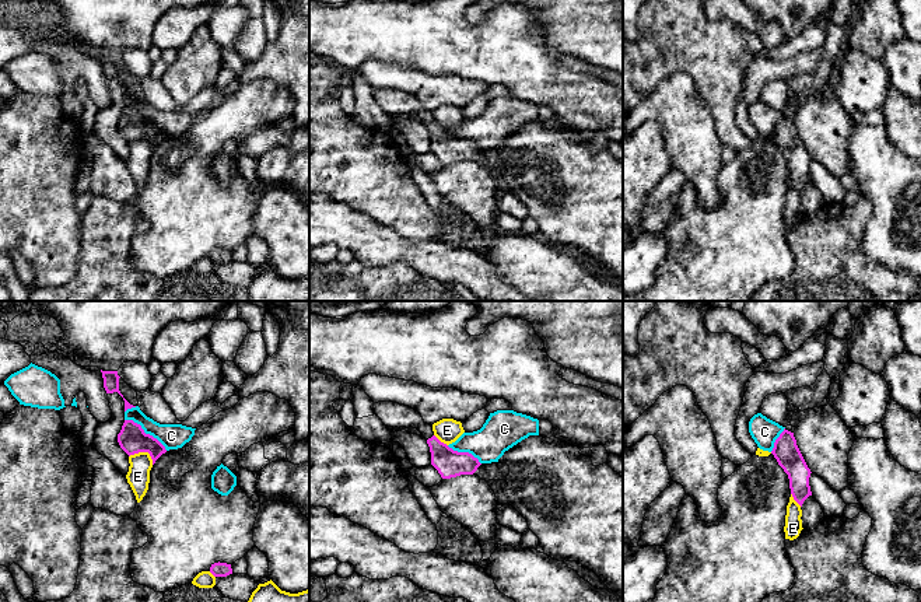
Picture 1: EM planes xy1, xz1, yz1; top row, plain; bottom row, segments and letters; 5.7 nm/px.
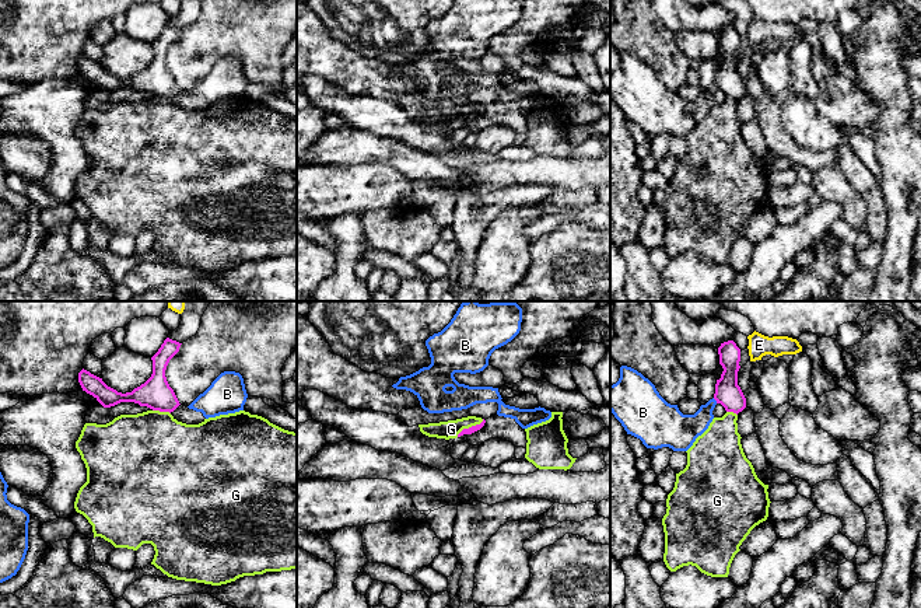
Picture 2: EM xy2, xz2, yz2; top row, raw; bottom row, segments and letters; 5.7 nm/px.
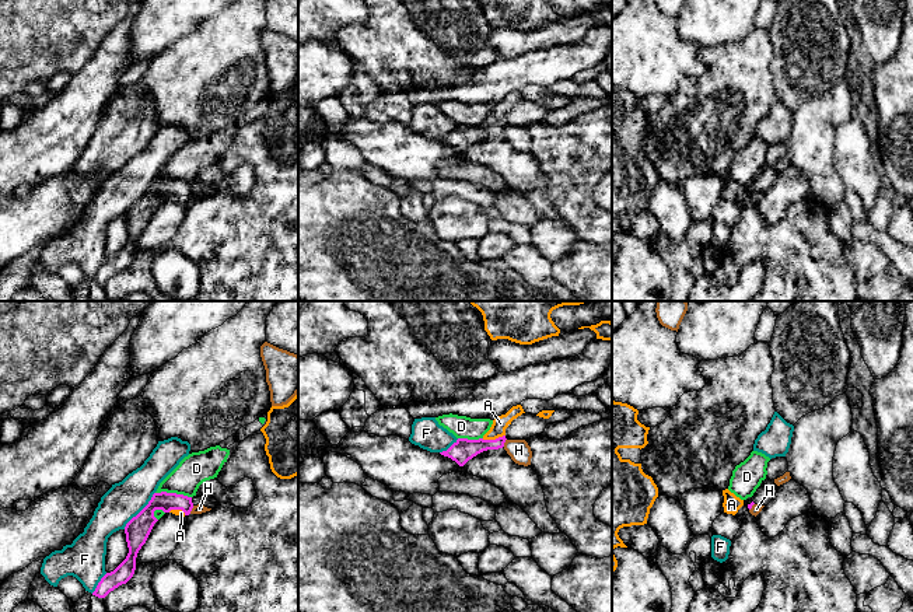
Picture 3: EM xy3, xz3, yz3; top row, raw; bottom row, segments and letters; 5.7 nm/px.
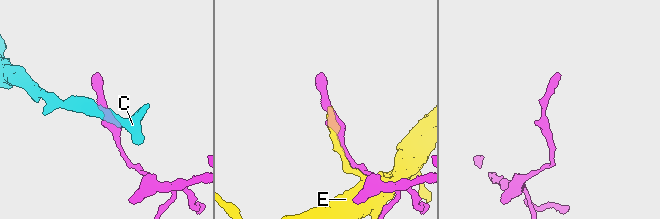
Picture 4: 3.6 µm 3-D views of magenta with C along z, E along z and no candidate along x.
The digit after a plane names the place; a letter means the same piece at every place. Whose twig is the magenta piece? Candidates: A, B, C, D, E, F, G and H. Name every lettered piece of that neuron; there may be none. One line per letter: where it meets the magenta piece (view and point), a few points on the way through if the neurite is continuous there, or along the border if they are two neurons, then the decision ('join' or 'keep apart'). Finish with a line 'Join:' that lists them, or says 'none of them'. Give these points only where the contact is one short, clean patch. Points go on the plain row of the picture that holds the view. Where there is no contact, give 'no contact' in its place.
A: meets magenta in xz3 at (493, 126); runs through xz3 (464, 136), (493, 126), (500, 109); join
B: meets magenta in yz2 at (715, 86); border along yz2 (713, 84), (717, 88); keep apart
C: meets magenta in xy1 at (144, 119); border along xy1 (125, 105), (136, 108), (167, 136); keep apart
D: meets magenta in xy3 at (174, 179); keep apart
E: meets magenta in xy1 at (144, 137); keep apart
F: meets magenta in xy3 at (142, 196); keep apart
G: meets magenta in xz2 at (469, 114); border along xz2 (483, 105), (465, 114), (457, 122); keep apart
H: meets magenta in xy3 at (191, 196); border along xy3 (193, 192), (189, 199); keep apart
Join: A

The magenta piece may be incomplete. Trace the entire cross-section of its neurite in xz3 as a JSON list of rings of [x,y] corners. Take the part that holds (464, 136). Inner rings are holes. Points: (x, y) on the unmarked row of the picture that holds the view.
[[[521,91],[513,92],[506,101],[493,106],[490,116],[479,126],[458,125],[447,137],[440,139],[451,144],[459,153],[464,153],[469,146],[487,136],[499,136],[506,129],[506,115],[514,105],[524,98]]]

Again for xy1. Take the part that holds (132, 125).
[[[125,106],[122,116],[118,120],[118,129],[129,143],[139,139],[148,139],[153,151],[167,139],[165,133],[157,125],[146,120],[141,112],[133,106]]]

